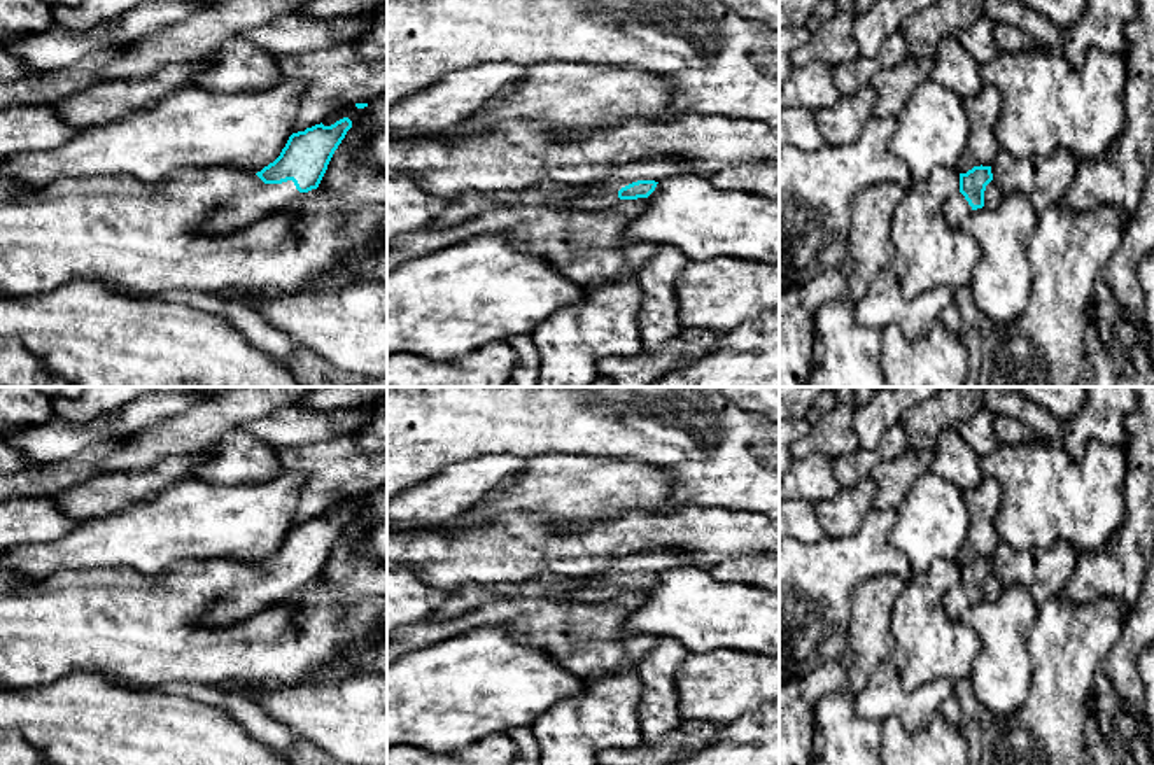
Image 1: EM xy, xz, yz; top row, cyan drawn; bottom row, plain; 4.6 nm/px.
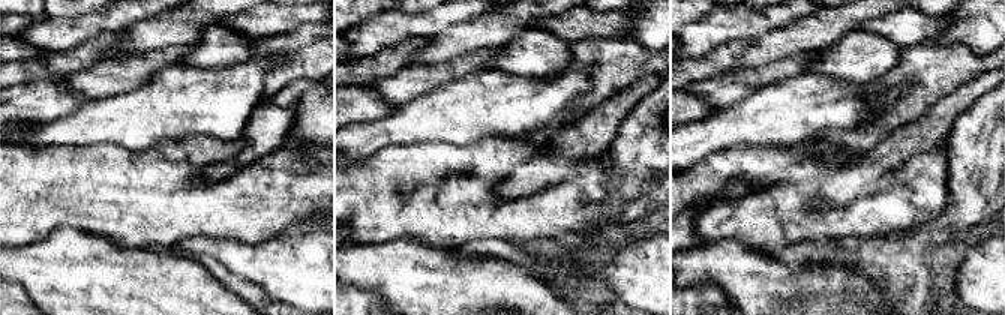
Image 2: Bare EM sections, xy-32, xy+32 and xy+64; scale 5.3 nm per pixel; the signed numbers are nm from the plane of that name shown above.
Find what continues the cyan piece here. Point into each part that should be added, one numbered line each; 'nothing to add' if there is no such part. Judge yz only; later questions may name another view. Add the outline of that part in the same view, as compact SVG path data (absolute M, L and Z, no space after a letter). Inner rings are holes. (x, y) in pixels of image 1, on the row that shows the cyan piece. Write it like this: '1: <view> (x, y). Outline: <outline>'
1: yz (956, 209). Outline: M954 193L946 201L944 212L946 212L947 222L951 226L960 228L960 229L967 229L974 210L961 193Z

